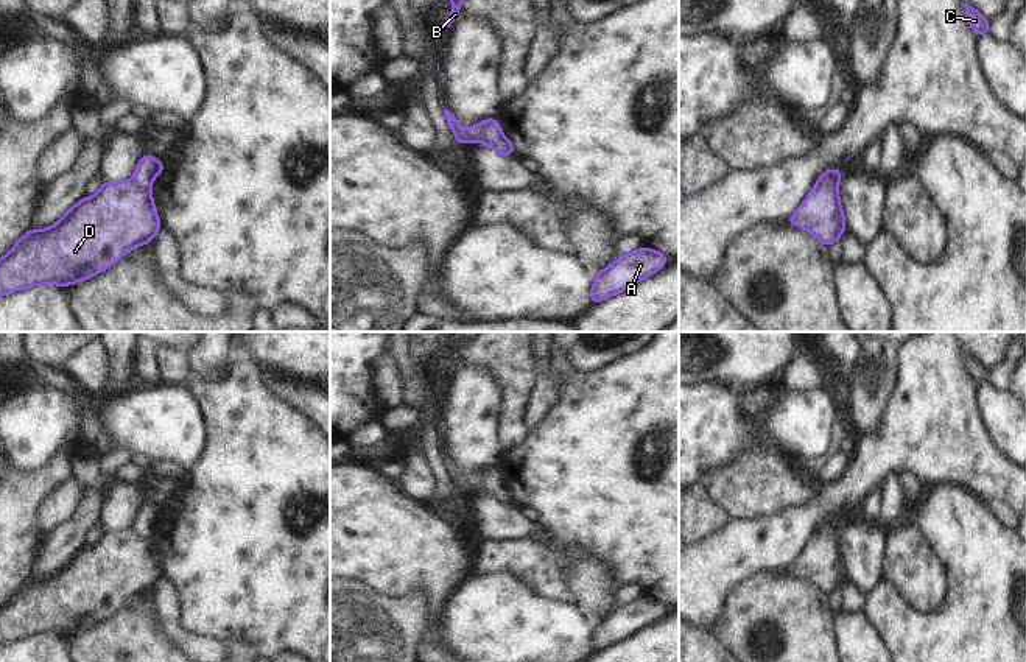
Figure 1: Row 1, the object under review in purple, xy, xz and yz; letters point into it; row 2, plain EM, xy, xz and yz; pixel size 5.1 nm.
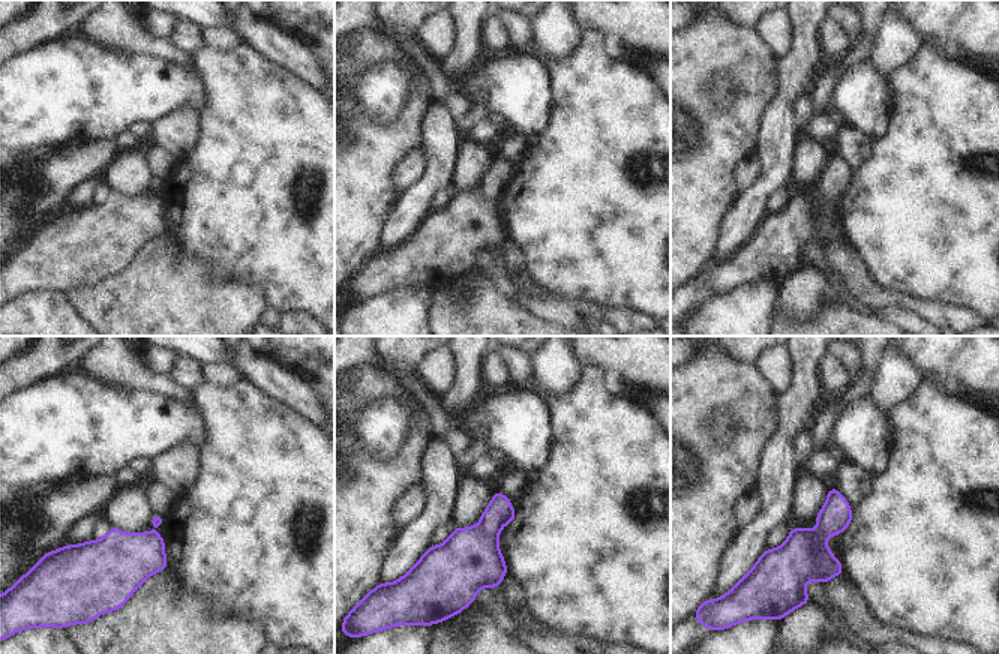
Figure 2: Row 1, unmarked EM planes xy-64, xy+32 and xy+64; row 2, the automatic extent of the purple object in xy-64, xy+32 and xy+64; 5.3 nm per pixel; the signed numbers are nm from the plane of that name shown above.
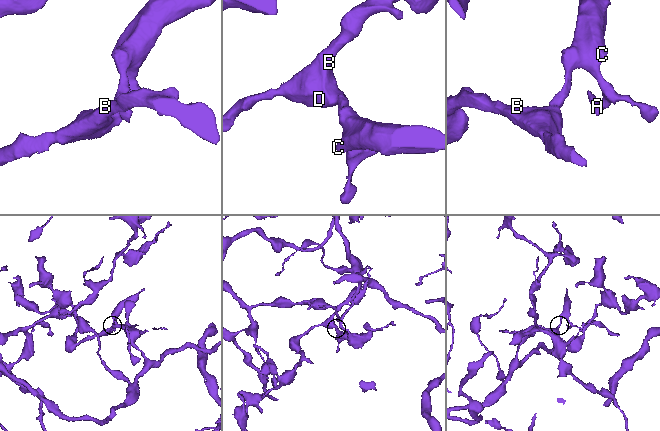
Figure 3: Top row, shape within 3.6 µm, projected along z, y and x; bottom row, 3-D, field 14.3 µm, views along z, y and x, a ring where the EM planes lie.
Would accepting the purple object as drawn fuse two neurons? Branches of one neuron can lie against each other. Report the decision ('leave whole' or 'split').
split

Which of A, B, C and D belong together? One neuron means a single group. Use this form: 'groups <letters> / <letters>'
groups A C / B D

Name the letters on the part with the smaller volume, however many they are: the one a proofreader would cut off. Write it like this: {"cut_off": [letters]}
{"cut_off": ["A", "C"]}

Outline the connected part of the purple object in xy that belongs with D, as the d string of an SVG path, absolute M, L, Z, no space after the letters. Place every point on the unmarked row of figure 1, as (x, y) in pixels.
M103 531L90 547L79 548L54 575L30 578L0 607L0 645L36 634L69 636L111 617L131 598L153 590L162 572L151 539L128 531Z

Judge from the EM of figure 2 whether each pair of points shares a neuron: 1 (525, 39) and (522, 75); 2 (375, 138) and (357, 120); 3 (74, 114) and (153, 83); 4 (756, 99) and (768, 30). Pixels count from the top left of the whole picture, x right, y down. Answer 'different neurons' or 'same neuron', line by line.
1: different neurons
2: same neuron
3: same neuron
4: different neurons

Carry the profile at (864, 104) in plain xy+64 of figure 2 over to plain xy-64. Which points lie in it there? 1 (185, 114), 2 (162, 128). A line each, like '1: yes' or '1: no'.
1: no
2: no

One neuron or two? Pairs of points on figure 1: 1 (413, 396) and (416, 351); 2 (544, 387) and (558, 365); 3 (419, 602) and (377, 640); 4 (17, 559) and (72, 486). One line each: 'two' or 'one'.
1: two
2: one
3: one
4: two

